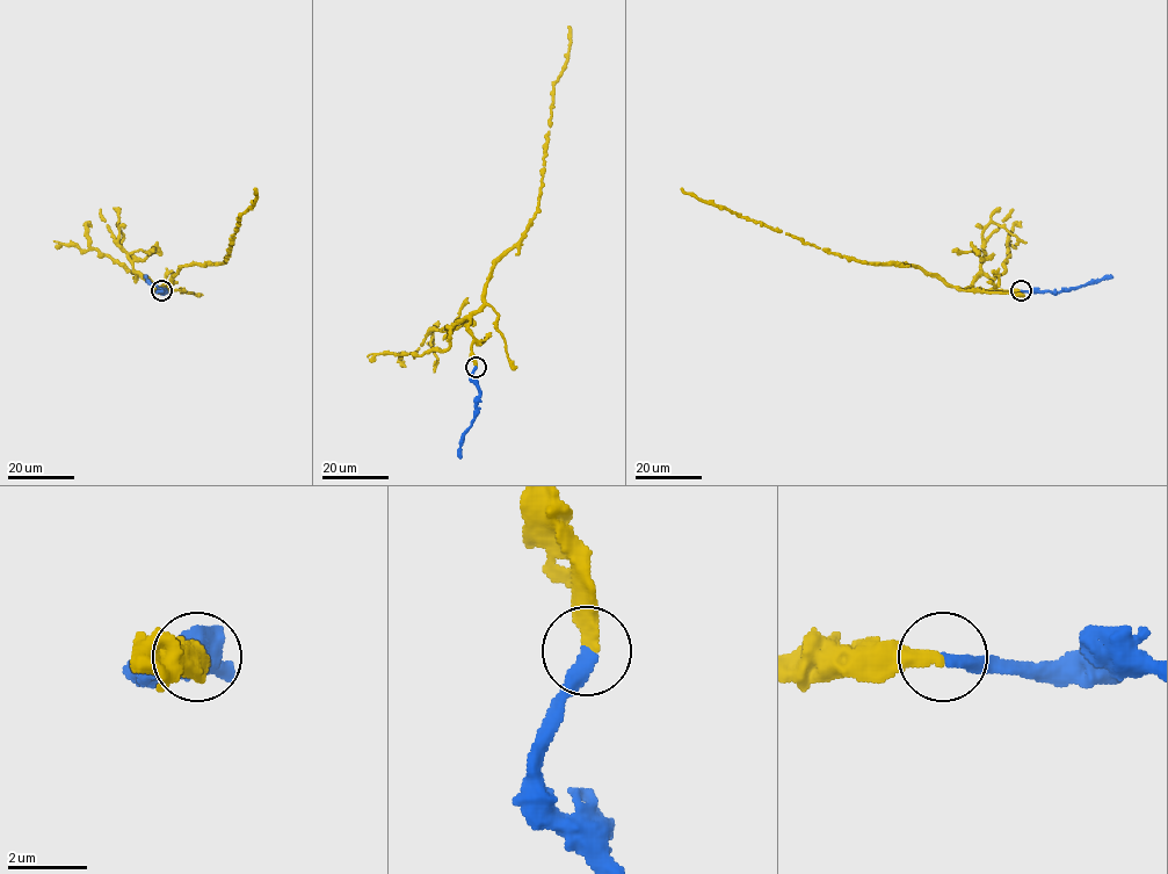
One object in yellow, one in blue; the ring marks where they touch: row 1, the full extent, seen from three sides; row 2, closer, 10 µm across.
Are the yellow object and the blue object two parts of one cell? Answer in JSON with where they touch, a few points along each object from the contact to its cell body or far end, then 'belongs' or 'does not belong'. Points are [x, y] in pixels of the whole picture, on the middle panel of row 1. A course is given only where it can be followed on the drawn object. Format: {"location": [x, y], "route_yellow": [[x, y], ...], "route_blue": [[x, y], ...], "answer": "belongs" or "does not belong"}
{"location": [476, 367], "route_yellow": [[476, 366], [470, 318], [483, 304], [490, 271], [522, 237], [536, 211], [552, 86], [568, 52], [568, 27]], "route_blue": [[476, 367], [472, 381], [479, 392], [476, 416], [463, 435], [461, 457]], "answer": "belongs"}

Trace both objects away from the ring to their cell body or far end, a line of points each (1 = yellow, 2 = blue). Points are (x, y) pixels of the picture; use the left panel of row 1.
1: (161, 290), (154, 289), (167, 289), (181, 267), (225, 260), (239, 217), (255, 203), (255, 188)
2: (161, 290), (158, 291), (166, 290), (146, 277)

